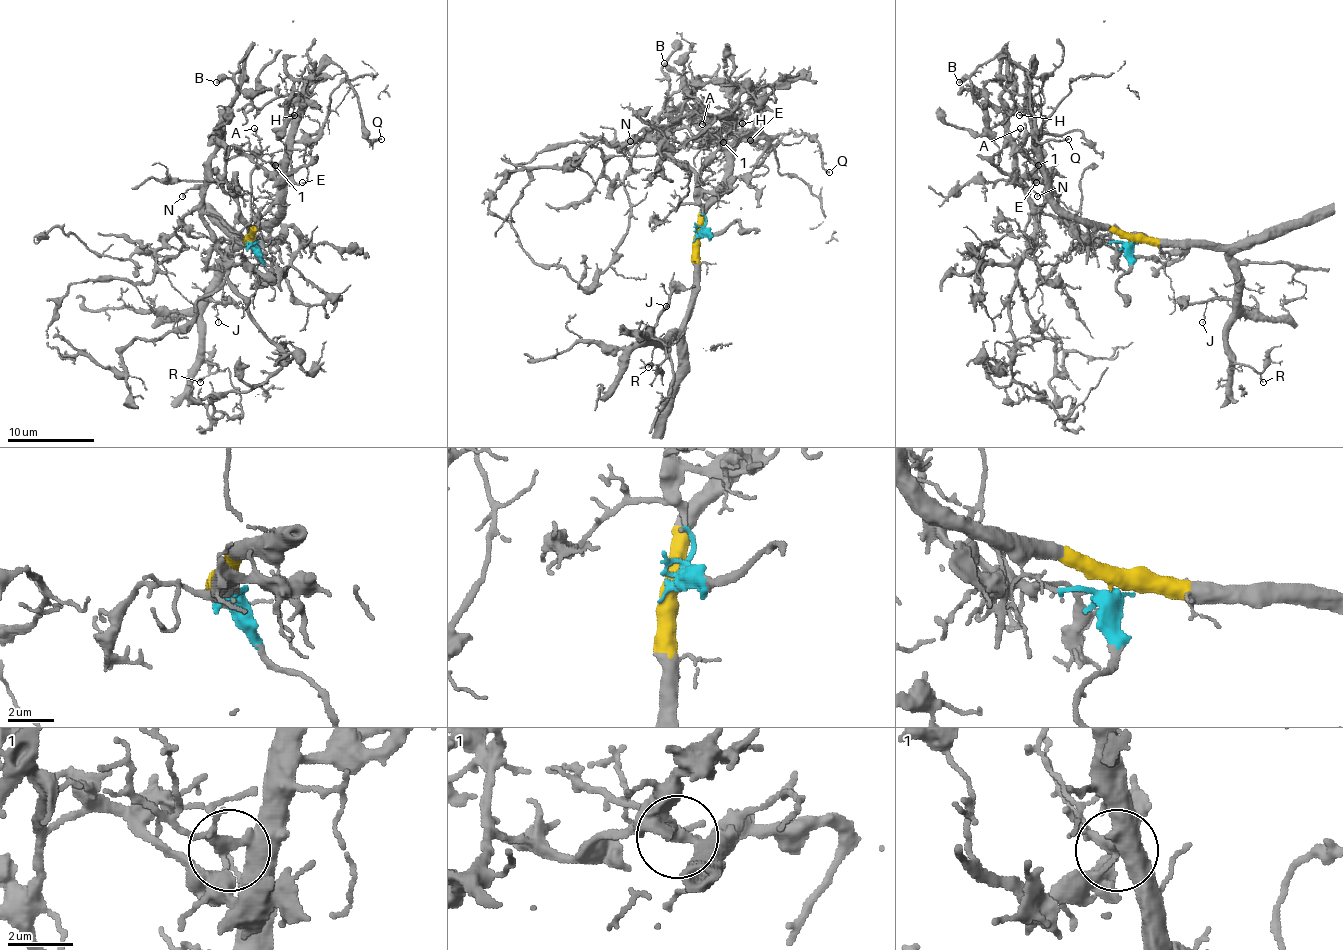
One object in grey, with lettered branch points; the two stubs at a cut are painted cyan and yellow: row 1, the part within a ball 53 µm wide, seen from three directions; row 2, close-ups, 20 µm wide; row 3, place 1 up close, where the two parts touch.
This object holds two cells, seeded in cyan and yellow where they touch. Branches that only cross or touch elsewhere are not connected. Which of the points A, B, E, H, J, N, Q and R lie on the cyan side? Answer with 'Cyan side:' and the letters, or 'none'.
Cyan side: B, H, N

